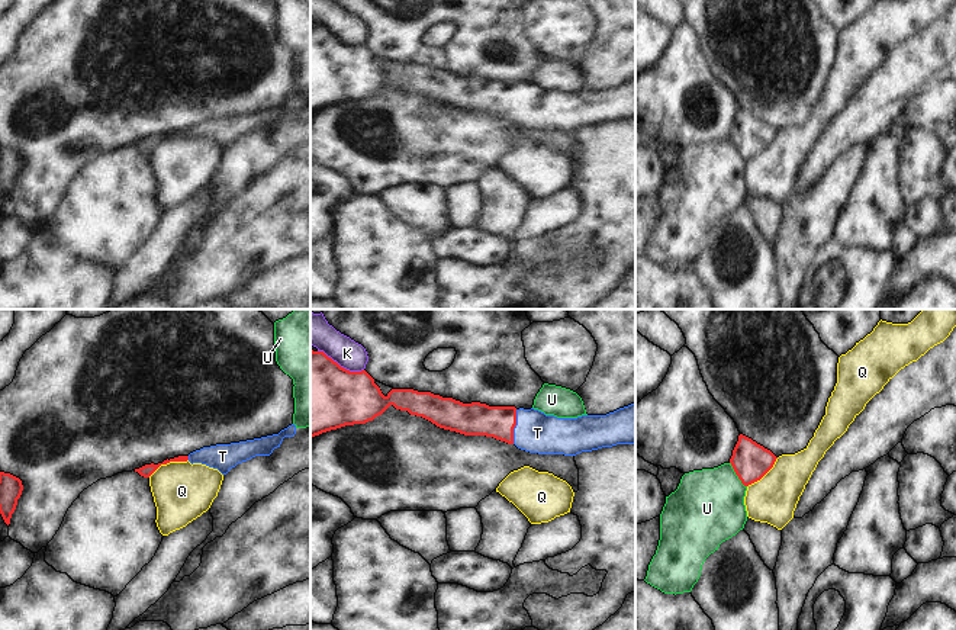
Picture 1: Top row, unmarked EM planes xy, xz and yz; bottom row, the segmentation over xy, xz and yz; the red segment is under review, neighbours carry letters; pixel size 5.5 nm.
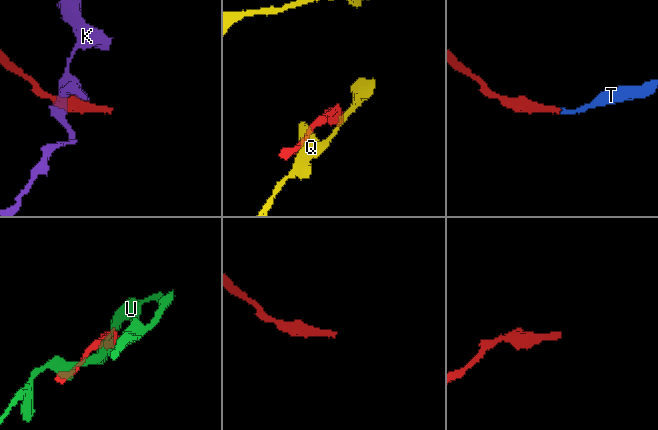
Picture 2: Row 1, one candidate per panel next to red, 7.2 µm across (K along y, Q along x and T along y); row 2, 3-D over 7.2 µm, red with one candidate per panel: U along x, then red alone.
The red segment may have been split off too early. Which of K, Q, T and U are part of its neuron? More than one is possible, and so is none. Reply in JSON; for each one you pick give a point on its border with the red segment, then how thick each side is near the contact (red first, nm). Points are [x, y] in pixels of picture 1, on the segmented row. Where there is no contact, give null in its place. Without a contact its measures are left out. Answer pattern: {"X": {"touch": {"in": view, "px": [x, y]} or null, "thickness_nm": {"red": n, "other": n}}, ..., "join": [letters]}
{"T": {"touch": {"in": "xz", "px": [514, 427]}, "thickness_nm": {"red": 180, "other": 220}}, "join": ["T"]}

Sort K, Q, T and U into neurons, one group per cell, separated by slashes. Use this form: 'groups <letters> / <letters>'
groups K / Q / T / U

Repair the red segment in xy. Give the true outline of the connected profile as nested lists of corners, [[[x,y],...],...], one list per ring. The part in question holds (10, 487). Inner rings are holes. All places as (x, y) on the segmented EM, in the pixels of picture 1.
[[[0,472],[0,514],[9,525],[23,491],[22,480],[10,473]]]

